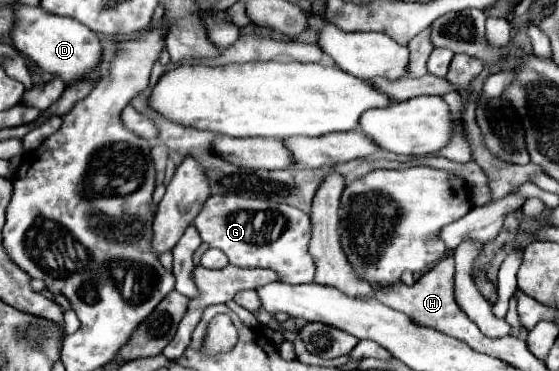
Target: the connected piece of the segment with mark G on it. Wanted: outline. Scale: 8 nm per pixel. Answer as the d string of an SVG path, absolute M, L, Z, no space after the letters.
M211 195L211 201L207 199L201 213L195 217L195 227L203 243L221 249L235 267L269 267L281 275L283 283L313 281L315 267L307 251L311 223L309 215L297 207L239 195Z

